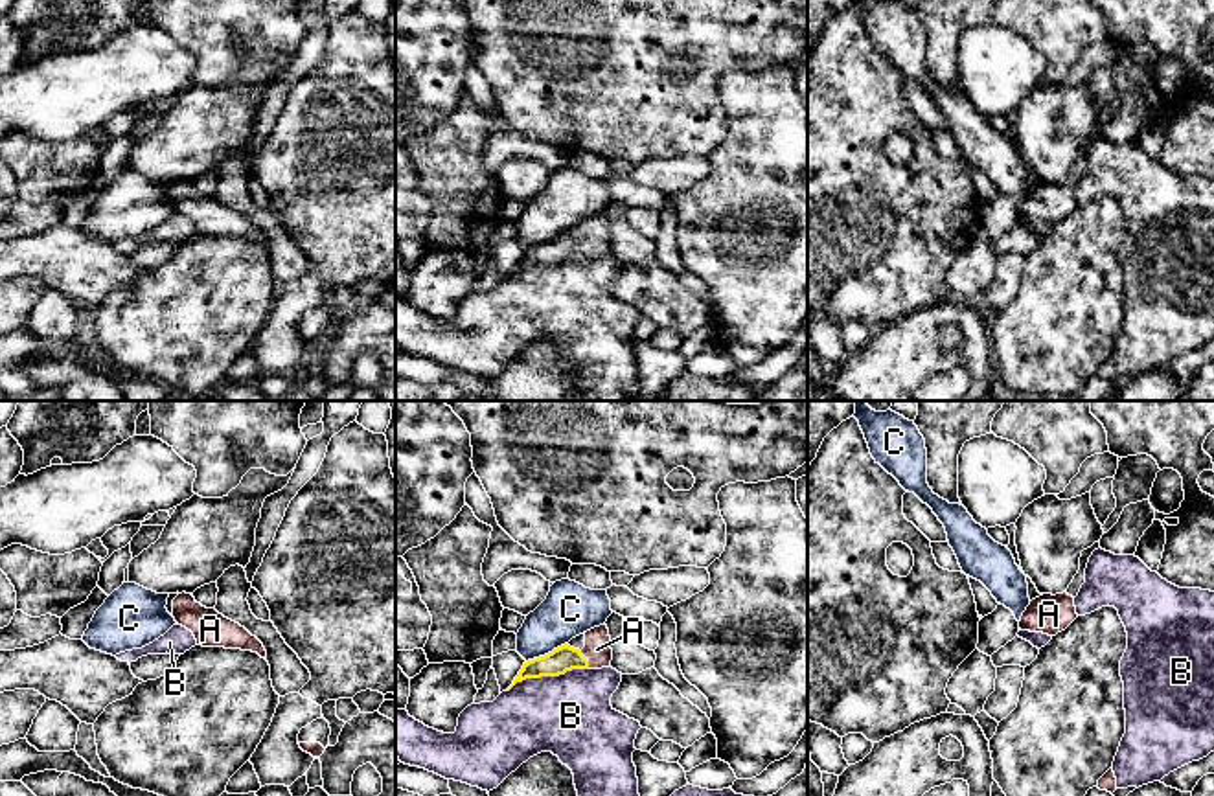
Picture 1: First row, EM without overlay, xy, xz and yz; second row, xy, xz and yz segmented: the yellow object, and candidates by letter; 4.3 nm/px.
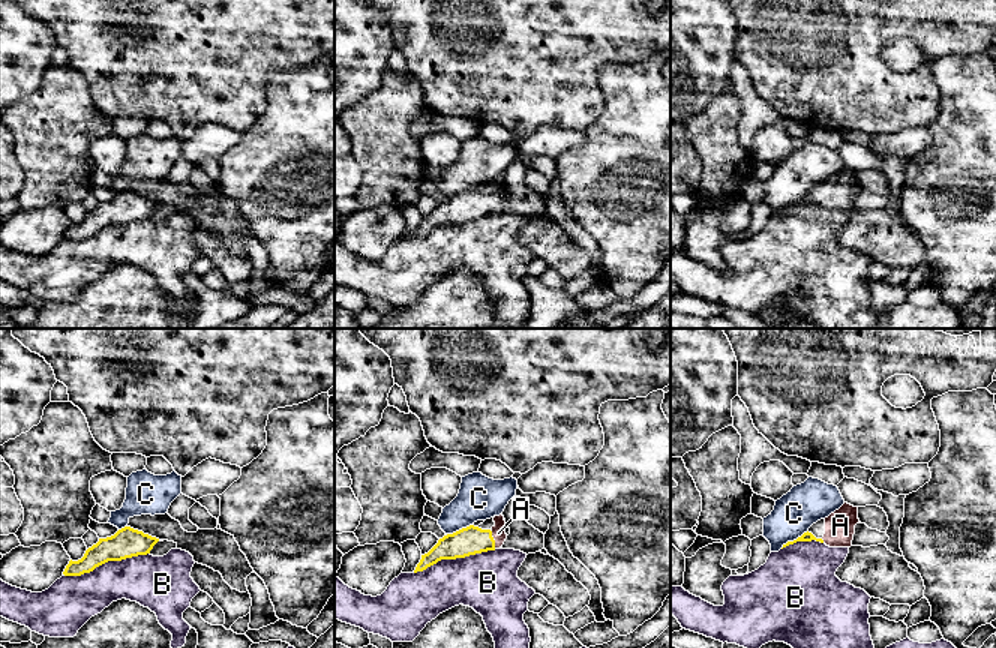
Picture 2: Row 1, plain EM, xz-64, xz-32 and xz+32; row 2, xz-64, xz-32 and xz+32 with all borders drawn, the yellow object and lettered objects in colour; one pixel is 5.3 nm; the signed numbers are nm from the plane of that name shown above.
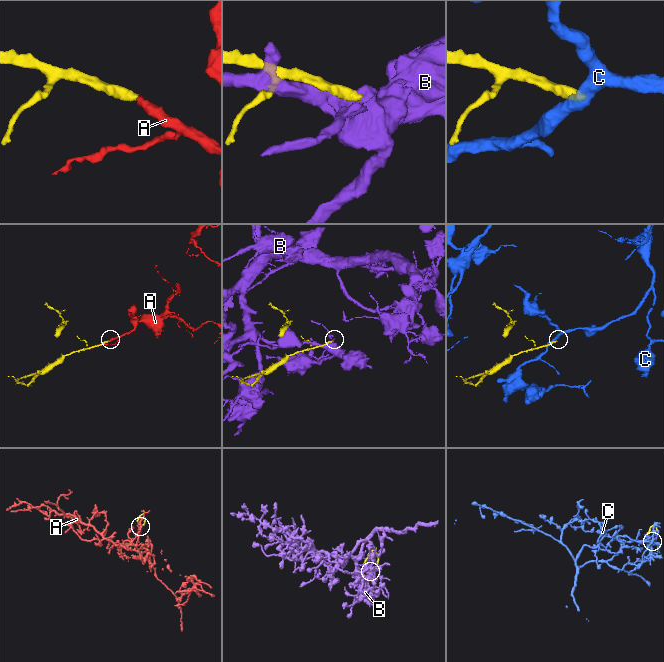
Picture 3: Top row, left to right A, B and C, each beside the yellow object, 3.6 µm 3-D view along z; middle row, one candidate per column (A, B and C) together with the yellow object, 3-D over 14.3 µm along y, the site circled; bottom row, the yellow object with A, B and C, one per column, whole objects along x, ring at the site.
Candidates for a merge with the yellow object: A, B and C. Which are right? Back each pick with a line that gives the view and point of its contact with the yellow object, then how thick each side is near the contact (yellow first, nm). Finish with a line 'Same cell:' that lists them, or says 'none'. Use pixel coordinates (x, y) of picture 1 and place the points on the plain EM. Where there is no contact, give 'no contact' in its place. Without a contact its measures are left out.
A: contact xz (587, 249); calibres 120 and 120 nm
Same cell: A

